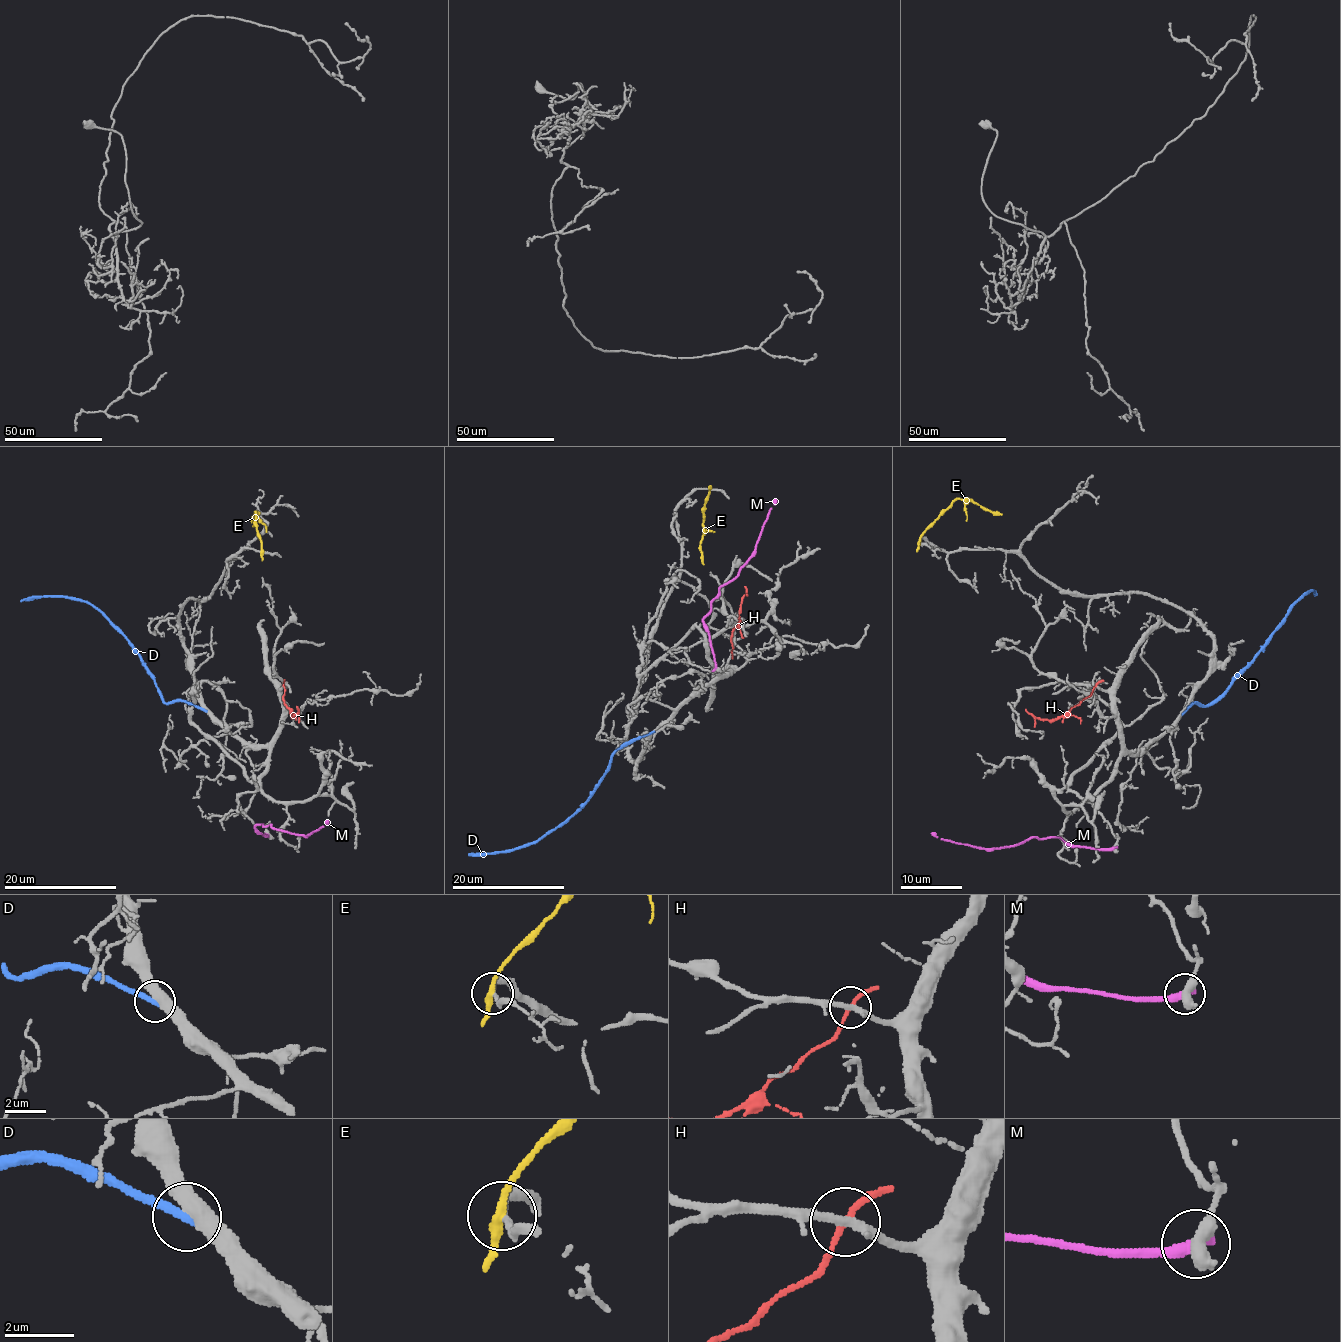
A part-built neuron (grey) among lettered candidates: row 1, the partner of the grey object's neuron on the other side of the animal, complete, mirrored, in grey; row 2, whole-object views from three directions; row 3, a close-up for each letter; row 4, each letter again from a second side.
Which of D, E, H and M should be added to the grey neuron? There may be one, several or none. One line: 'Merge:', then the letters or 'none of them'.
Merge: none of them

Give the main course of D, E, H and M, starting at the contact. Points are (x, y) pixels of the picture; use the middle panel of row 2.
D: (652, 732), (625, 742), (614, 753), (609, 769), (589, 798), (538, 841), (513, 849), (469, 855)
E: (710, 488), (704, 503), (700, 544), (703, 564)
H: (731, 650), (733, 629), (738, 623), (744, 587)
M: (714, 668), (714, 654), (703, 618), (710, 611), (719, 589), (737, 575), (755, 548), (769, 509), (776, 499)

